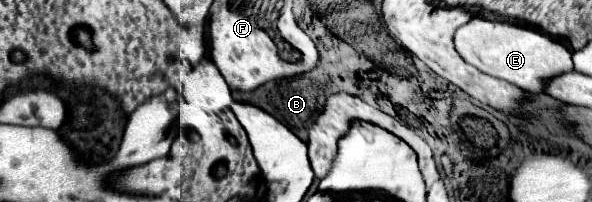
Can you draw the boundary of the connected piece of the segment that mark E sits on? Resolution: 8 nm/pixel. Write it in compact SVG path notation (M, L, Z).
M474 17L470 23L462 25L454 35L454 47L466 63L480 63L480 71L492 77L504 79L534 97L542 95L544 77L554 77L564 71L572 71L570 51L550 35L542 35L534 29L520 27L516 23L486 21Z

